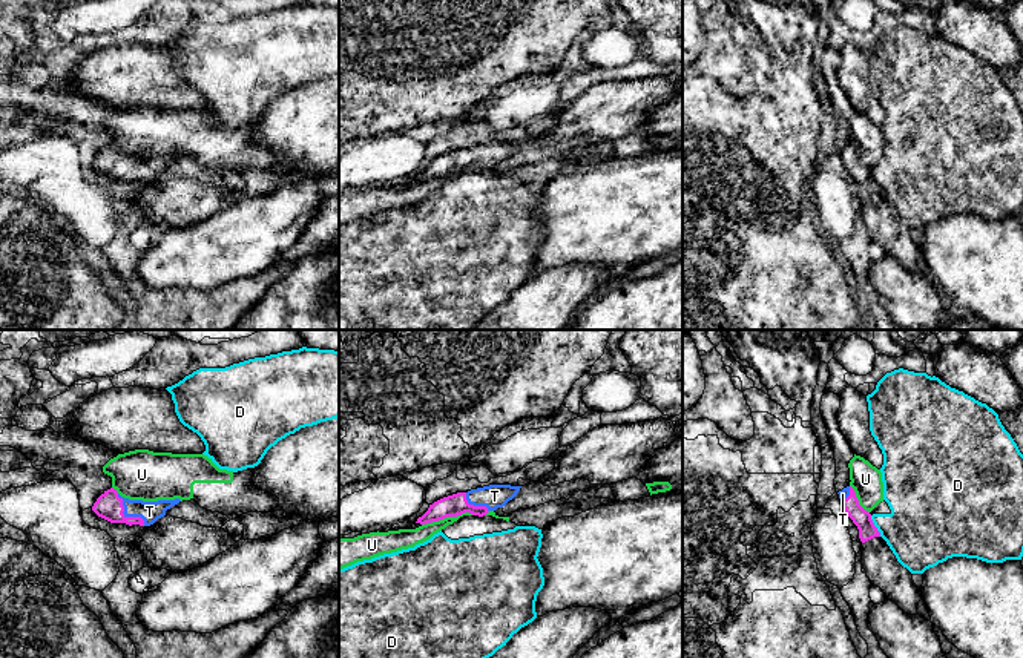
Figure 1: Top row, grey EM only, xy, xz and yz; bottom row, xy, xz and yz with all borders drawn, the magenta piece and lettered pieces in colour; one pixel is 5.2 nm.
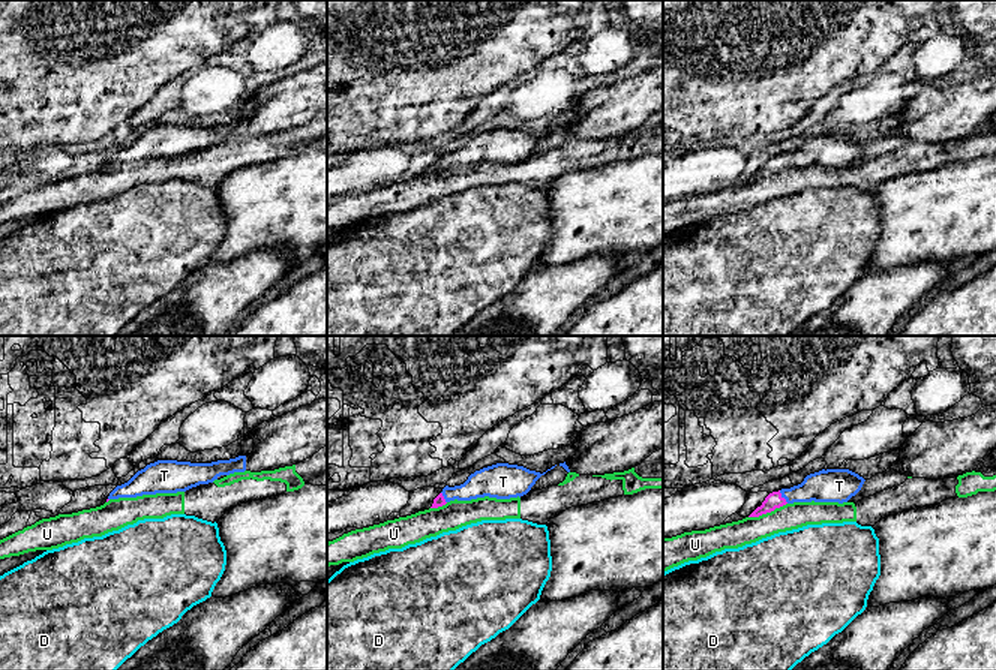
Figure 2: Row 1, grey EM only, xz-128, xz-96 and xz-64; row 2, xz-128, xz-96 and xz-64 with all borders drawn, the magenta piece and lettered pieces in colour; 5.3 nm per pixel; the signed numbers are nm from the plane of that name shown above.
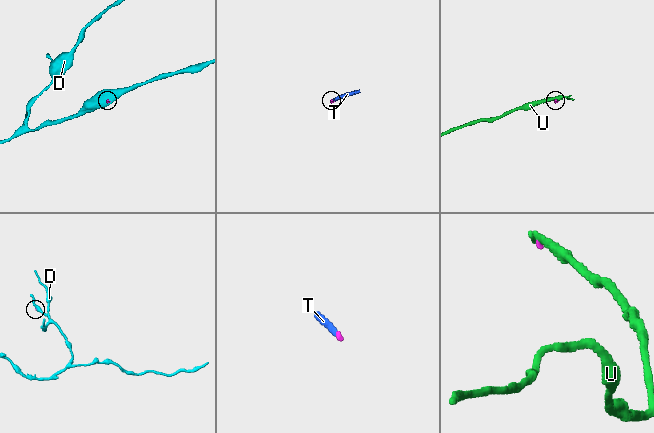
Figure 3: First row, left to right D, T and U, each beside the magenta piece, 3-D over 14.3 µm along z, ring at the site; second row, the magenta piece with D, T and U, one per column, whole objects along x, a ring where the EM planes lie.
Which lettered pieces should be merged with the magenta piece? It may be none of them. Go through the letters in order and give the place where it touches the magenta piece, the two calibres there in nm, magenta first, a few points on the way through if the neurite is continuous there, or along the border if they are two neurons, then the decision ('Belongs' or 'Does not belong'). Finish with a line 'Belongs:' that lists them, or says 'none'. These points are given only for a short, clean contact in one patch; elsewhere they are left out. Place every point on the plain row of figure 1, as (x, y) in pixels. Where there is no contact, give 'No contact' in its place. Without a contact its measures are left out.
D: Touches magenta at yz (874, 183). Thickness 100 nm (magenta) against 380 nm. Boundary: yz (870, 172), (881, 192). Does not belong
T: Touches magenta at xy (126, 174). Thickness 140 nm (magenta) against 110 nm. Path across: xy (109, 163), (118, 166), (126, 174), (149, 167). Belongs
U: Touches magenta at xz (447, 172). Thickness 120 nm (magenta) against 100 nm. Boundary: xz (473, 171), (447, 172), (422, 181). Does not belong
Belongs: T

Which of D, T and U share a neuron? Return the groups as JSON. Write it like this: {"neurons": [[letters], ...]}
{"neurons": [["D"], ["T"], ["U"]]}

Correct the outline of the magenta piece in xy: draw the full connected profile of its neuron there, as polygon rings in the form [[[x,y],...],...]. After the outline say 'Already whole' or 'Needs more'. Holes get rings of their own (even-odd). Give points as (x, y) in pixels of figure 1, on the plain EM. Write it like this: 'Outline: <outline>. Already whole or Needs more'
Outline: [[[110,144],[97,155],[92,167],[110,179],[150,183],[179,158],[179,155],[158,158],[129,156]]]. Needs more

